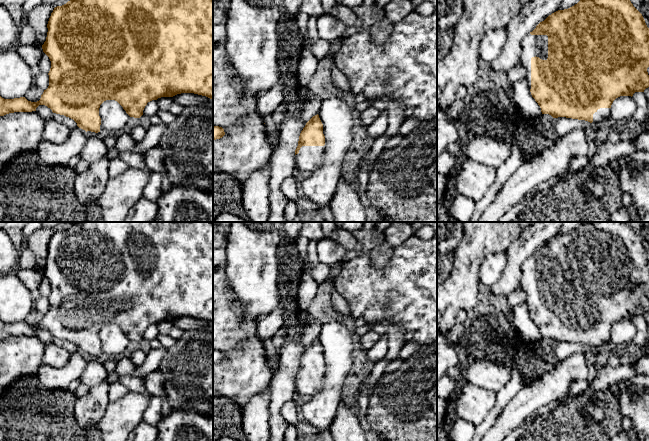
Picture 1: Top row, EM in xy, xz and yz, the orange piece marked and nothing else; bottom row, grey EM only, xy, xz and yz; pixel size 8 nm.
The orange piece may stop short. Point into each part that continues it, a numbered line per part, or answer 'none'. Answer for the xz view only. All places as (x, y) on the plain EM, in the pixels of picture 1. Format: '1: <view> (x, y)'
1: xz (309, 382)

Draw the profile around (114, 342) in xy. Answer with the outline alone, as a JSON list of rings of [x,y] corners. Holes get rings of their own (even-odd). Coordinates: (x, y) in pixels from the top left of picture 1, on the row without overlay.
[[[115,324],[104,325],[99,332],[101,351],[107,355],[121,356],[126,350],[130,340]]]

